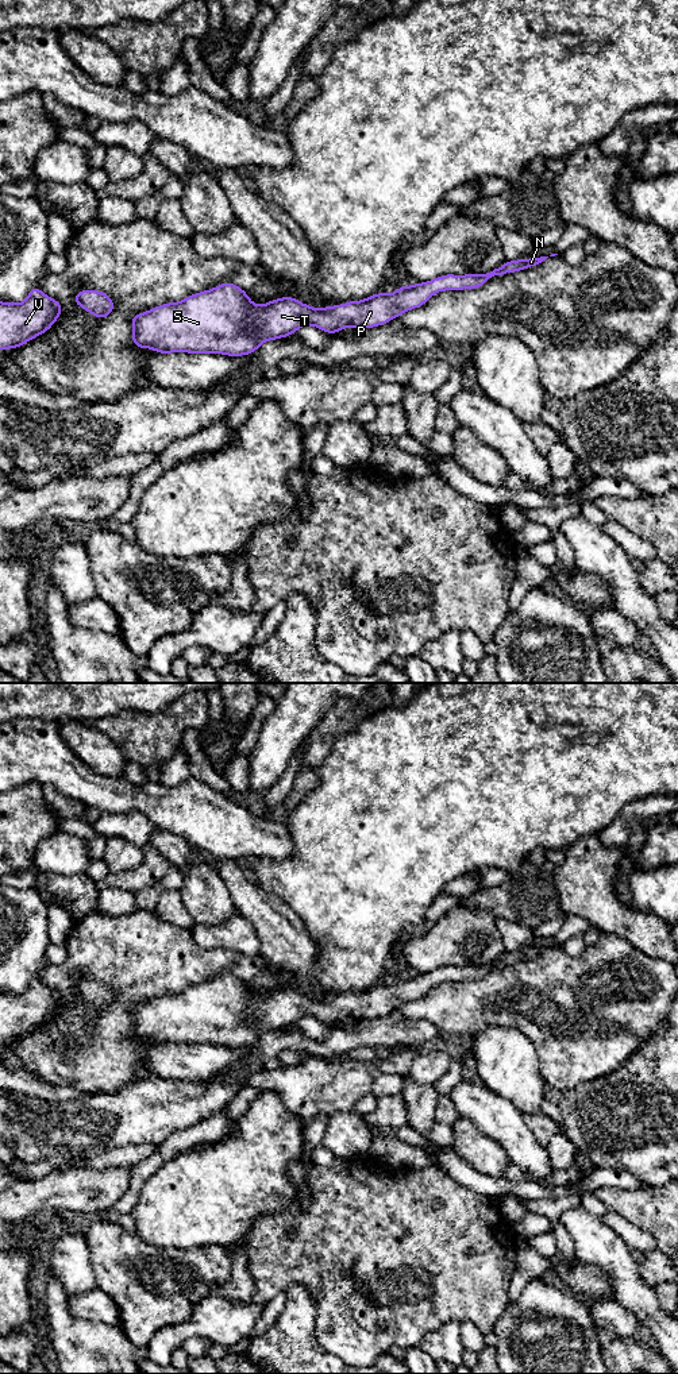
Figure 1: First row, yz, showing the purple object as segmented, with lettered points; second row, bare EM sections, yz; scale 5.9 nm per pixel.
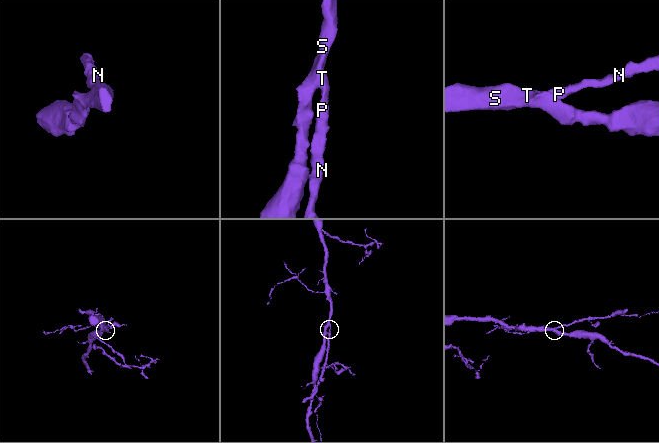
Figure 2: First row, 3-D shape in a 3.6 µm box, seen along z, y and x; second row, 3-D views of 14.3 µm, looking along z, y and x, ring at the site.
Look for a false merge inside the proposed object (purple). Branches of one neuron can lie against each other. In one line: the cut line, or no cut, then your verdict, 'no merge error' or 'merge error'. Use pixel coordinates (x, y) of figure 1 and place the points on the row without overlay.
no cut | no merge error

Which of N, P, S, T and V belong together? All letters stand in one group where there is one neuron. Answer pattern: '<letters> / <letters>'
N P S T V

